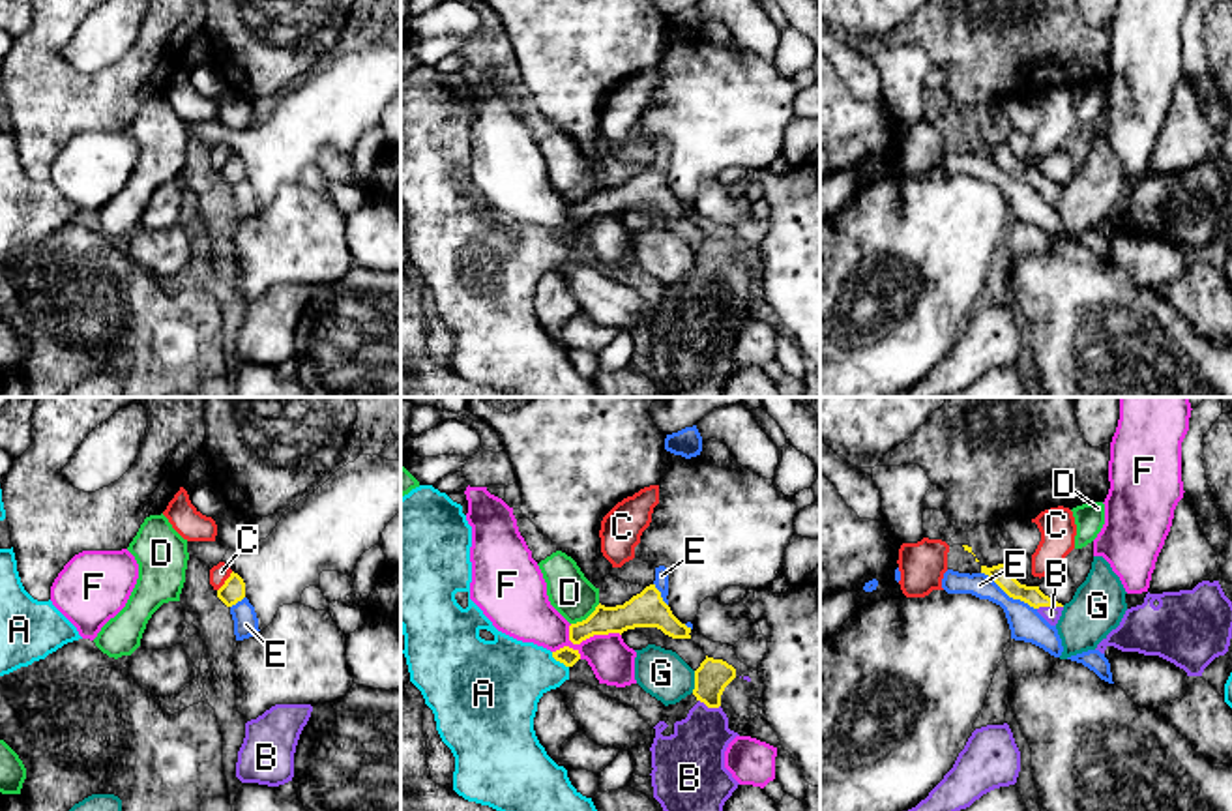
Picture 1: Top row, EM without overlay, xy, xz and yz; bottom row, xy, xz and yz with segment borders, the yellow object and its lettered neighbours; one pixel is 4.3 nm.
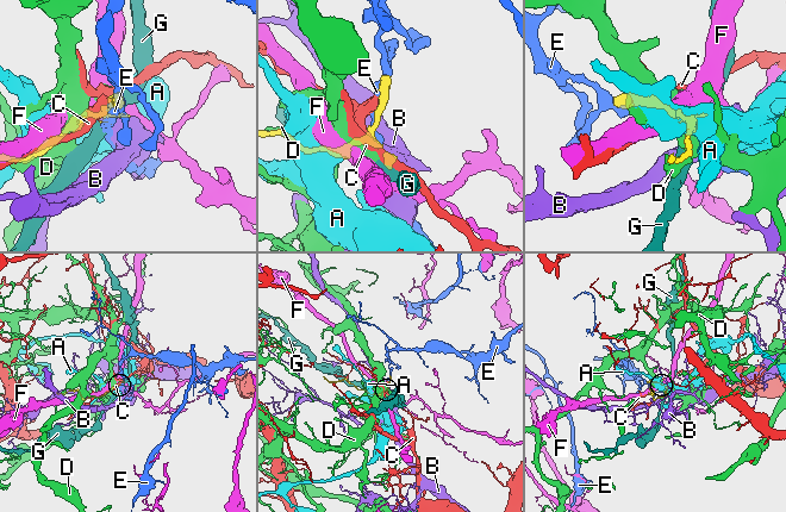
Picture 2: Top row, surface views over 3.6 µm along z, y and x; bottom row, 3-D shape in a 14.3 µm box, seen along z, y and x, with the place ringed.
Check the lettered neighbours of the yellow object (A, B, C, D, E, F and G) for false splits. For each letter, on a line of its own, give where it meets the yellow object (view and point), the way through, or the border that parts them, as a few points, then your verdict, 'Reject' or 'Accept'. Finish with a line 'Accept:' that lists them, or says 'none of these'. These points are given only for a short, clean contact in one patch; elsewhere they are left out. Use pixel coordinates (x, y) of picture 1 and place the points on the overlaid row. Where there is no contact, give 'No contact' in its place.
A: Touches yellow at xz (558, 660). Boundary: xz (551, 652), (568, 667). Reject
B: Touches yellow at yz (1049, 605). Accept
C: Touches yellow at xy (225, 581). Reject
D: Touches yellow at xz (586, 619). Reject
E: Touches yellow at yz (1010, 596). Reject
F: Touches yellow at xz (586, 637). Boundary: xz (620, 634), (594, 634), (553, 652). Reject
G: Touches yellow at xz (695, 682). Reject
Accept: B

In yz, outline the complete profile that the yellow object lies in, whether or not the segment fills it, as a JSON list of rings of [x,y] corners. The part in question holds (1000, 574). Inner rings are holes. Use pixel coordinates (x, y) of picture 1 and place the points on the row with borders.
[[[1007,564],[981,566],[981,573],[989,575],[1009,597],[1034,607],[1050,626],[1058,624],[1063,605],[1045,596],[1039,586],[1020,584]]]

